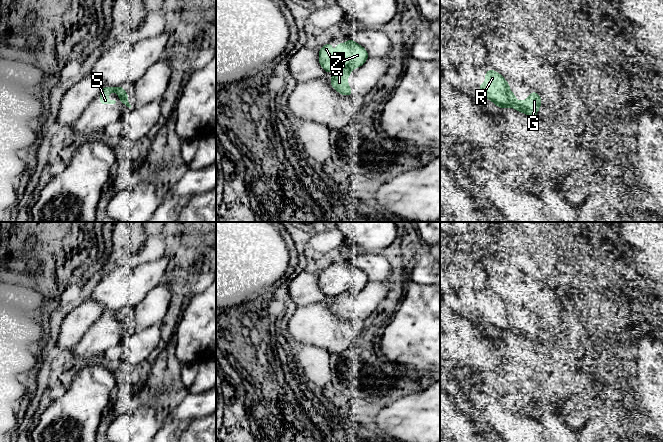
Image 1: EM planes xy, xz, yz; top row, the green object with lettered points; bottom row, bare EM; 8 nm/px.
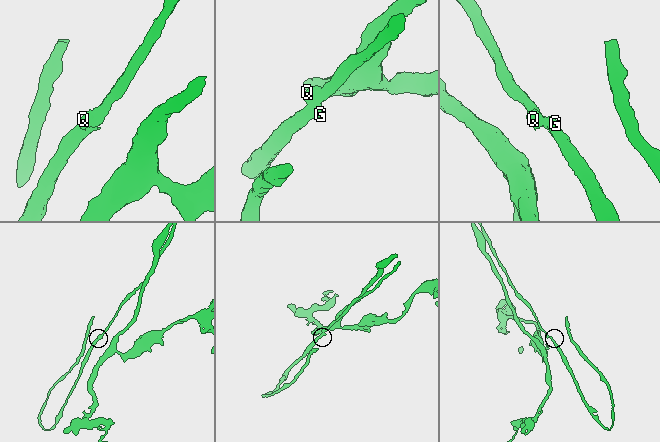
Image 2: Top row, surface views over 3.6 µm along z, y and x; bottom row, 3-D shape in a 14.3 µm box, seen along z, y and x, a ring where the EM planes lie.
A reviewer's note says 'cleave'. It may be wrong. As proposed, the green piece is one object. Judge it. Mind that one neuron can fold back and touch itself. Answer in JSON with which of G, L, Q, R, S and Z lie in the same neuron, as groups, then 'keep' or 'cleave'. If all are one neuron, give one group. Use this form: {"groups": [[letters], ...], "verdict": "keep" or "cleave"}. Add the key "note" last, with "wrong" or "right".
{"groups": [["G", "L"], ["Q", "R", "S", "Z"]], "verdict": "cleave", "note": "right"}

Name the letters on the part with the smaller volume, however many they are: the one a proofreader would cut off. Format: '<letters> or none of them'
G, L

